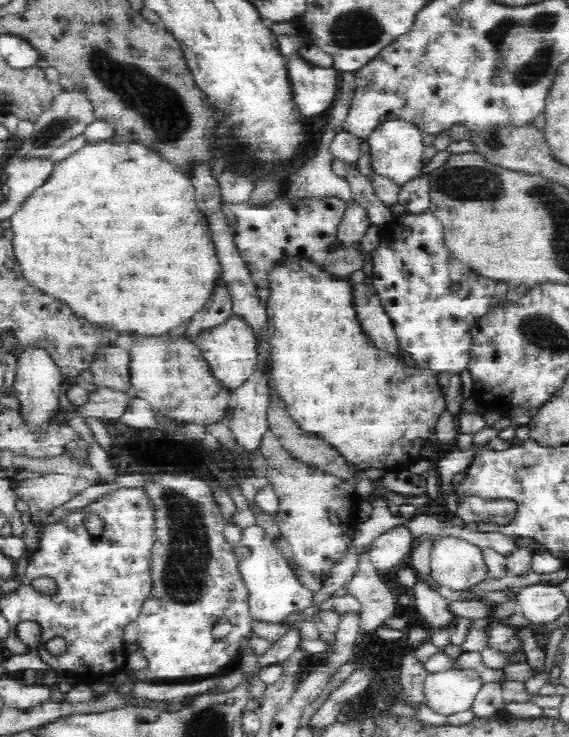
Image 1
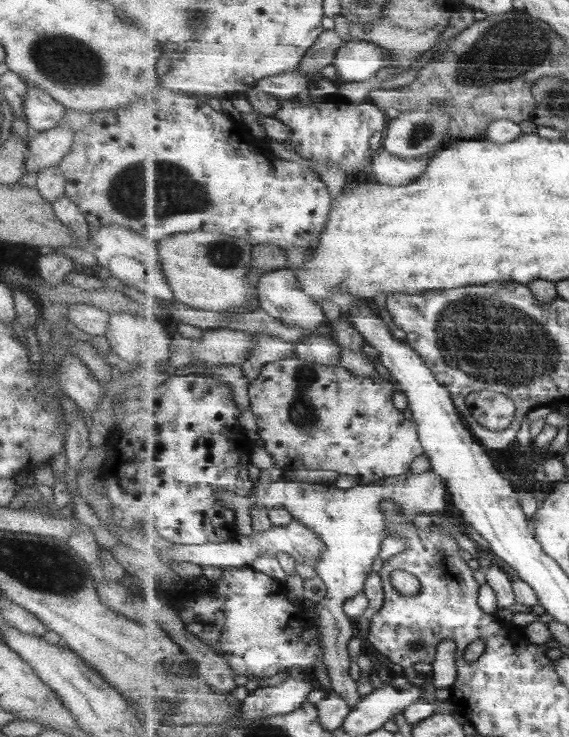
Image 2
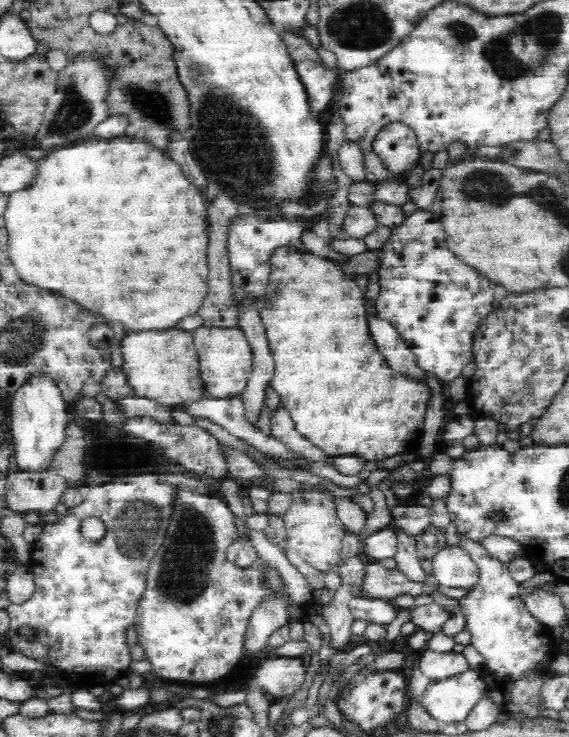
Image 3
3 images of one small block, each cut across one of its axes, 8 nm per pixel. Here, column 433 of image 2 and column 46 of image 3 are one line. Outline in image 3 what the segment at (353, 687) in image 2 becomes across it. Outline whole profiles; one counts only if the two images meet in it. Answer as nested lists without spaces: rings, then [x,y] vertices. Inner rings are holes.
[[[13,468],[6,474],[7,508],[17,513],[37,512],[41,518],[56,515],[61,509],[60,498],[64,490],[72,485],[58,472],[24,472]]]

